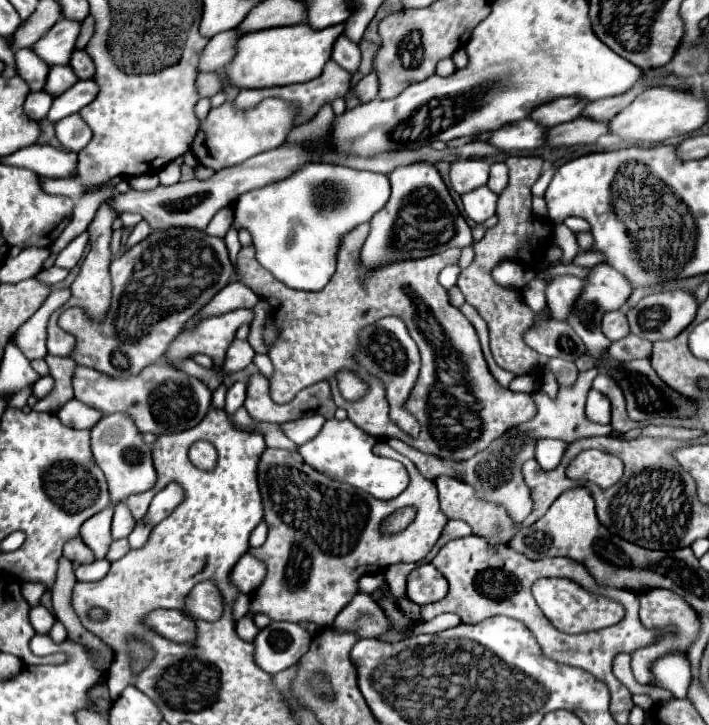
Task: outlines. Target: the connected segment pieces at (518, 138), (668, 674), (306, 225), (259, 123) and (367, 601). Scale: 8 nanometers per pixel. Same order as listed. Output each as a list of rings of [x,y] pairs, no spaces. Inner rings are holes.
[[[525,118],[521,122],[511,122],[493,130],[485,142],[499,152],[517,154],[517,152],[539,148],[541,136],[545,136],[545,132],[547,130],[543,130],[537,122]]]
[[[671,652],[651,664],[651,686],[673,692],[675,698],[685,698],[691,684],[691,662],[685,652]]]
[[[303,164],[289,178],[271,182],[263,188],[243,194],[235,202],[235,230],[247,230],[253,236],[253,246],[257,250],[257,260],[267,268],[277,280],[295,290],[323,290],[337,268],[337,252],[345,234],[355,230],[359,224],[371,220],[371,216],[381,210],[389,200],[389,178],[385,174],[369,170],[353,170],[335,164]]]
[[[277,98],[263,100],[257,108],[249,110],[249,112],[237,112],[231,102],[225,102],[219,108],[209,110],[209,116],[203,120],[203,124],[195,136],[193,152],[199,160],[199,164],[209,166],[213,170],[237,166],[251,156],[257,156],[261,152],[281,146],[285,136],[293,128],[293,124],[291,124],[293,116],[295,116],[293,106],[285,104],[283,100],[277,100]]]
[[[355,594],[353,600],[337,614],[333,628],[339,632],[357,632],[363,638],[377,638],[389,632],[389,618],[370,594]]]

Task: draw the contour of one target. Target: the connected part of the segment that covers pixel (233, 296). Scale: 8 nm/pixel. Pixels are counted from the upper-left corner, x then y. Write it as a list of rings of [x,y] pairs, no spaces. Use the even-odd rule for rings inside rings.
[[[233,280],[197,314],[197,320],[205,320],[209,316],[221,316],[225,312],[233,312],[239,308],[255,308],[257,302],[259,302],[259,298],[249,288],[245,288],[241,282]]]

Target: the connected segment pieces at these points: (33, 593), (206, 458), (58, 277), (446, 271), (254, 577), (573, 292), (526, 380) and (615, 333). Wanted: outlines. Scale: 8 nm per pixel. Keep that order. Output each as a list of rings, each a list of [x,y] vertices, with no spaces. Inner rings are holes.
[[[27,582],[27,584],[21,586],[21,592],[23,592],[25,600],[27,600],[31,606],[39,606],[39,604],[41,604],[41,596],[43,596],[43,592],[45,592],[45,586],[43,586],[43,584],[31,584],[31,582]]]
[[[195,442],[189,450],[189,458],[197,468],[209,470],[217,462],[217,452],[209,442]]]
[[[53,266],[53,268],[49,268],[49,270],[41,270],[35,278],[37,278],[41,284],[53,286],[53,284],[65,280],[67,274],[69,274],[69,270],[63,270],[63,268],[55,268],[55,266]]]
[[[447,266],[447,268],[443,268],[441,274],[439,274],[439,282],[441,282],[441,286],[445,286],[445,288],[455,286],[455,284],[457,284],[457,276],[459,276],[459,272],[461,272],[459,266]]]
[[[243,554],[239,562],[231,570],[231,584],[245,594],[251,594],[263,580],[265,576],[265,564],[261,564],[257,558],[251,554]]]
[[[563,274],[553,276],[545,282],[547,282],[545,298],[553,318],[565,320],[565,316],[569,316],[569,308],[573,308],[573,300],[577,300],[577,292],[581,292],[583,280],[571,274]]]
[[[519,376],[517,380],[513,380],[511,382],[511,386],[509,386],[511,390],[535,390],[535,378],[533,376]]]
[[[609,312],[603,316],[603,334],[613,342],[629,334],[629,324],[627,316],[623,312]]]

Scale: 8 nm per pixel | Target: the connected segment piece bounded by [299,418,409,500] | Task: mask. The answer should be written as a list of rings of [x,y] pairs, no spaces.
[[[333,418],[323,424],[321,432],[313,440],[309,440],[307,444],[303,444],[299,448],[299,454],[303,456],[303,460],[309,466],[313,466],[317,472],[329,476],[331,480],[355,486],[363,492],[369,492],[371,496],[375,496],[379,500],[391,500],[407,488],[409,476],[401,462],[375,456],[373,454],[375,442],[377,440],[373,436],[369,436],[367,432],[357,428],[351,420],[335,420]]]

